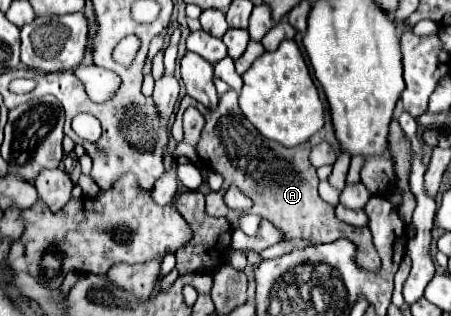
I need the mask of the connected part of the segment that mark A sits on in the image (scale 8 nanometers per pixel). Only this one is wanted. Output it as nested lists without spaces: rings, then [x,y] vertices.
[[[227,90],[219,98],[219,104],[211,110],[199,102],[195,102],[191,96],[183,96],[179,112],[175,116],[177,120],[171,126],[171,136],[177,142],[181,142],[181,138],[183,138],[181,118],[189,106],[195,106],[205,116],[205,128],[203,128],[201,140],[197,144],[197,154],[207,168],[219,172],[225,178],[223,188],[219,192],[207,194],[209,216],[227,216],[231,220],[231,224],[237,228],[241,214],[227,210],[227,206],[223,202],[223,194],[227,192],[229,186],[239,186],[249,198],[253,198],[253,208],[249,210],[249,214],[259,214],[261,218],[267,218],[269,222],[273,222],[277,228],[281,228],[285,232],[287,240],[309,238],[313,244],[323,244],[323,242],[347,238],[357,246],[357,264],[361,264],[367,270],[377,270],[381,266],[379,256],[371,242],[371,230],[341,222],[335,216],[335,206],[321,200],[321,196],[317,192],[317,186],[319,186],[317,170],[309,162],[309,152],[311,152],[309,142],[303,142],[297,148],[285,148],[285,146],[261,136],[261,132],[257,132],[257,128],[253,124],[249,124],[249,120],[239,110],[235,90]]]

